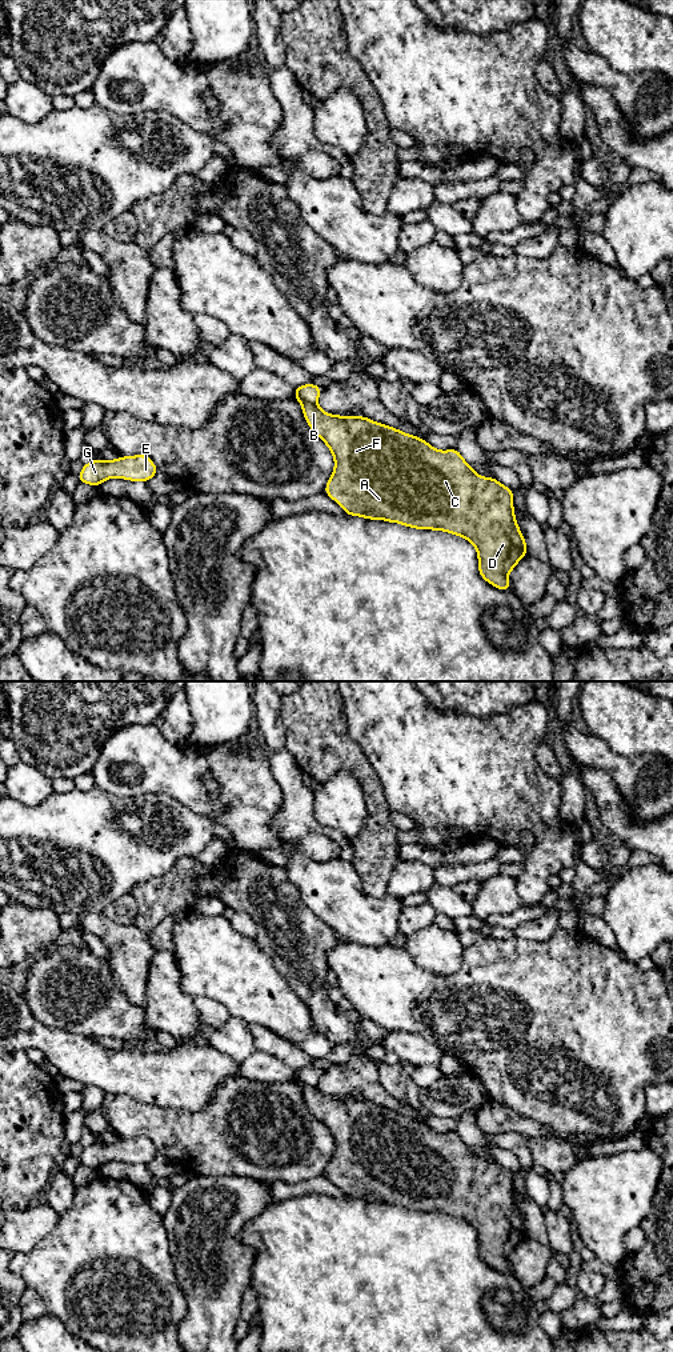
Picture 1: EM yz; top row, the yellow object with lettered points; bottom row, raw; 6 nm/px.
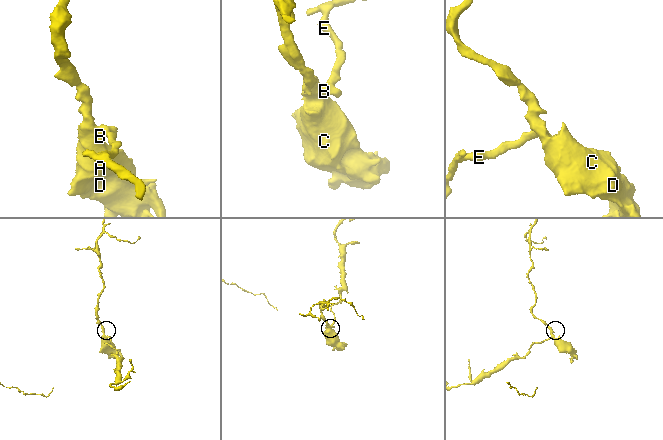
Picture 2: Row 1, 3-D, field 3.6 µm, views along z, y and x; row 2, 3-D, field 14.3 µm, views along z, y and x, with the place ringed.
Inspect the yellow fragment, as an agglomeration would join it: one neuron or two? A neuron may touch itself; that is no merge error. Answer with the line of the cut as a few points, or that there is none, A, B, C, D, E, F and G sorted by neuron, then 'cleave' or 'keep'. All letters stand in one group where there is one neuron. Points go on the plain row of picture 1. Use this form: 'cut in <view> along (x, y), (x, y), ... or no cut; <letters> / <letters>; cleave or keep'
cut in yz along (299, 1083), (316, 1086); A B C D F / E G; cleave

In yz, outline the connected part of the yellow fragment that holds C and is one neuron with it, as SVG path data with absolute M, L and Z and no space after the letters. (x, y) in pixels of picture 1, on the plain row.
M300 1083L300 1087L311 1112L335 1140L335 1152L324 1175L345 1196L461 1219L477 1233L481 1260L498 1272L509 1273L508 1257L526 1239L512 1172L494 1160L476 1156L457 1131L438 1133L421 1120L364 1099L329 1097L317 1085Z

